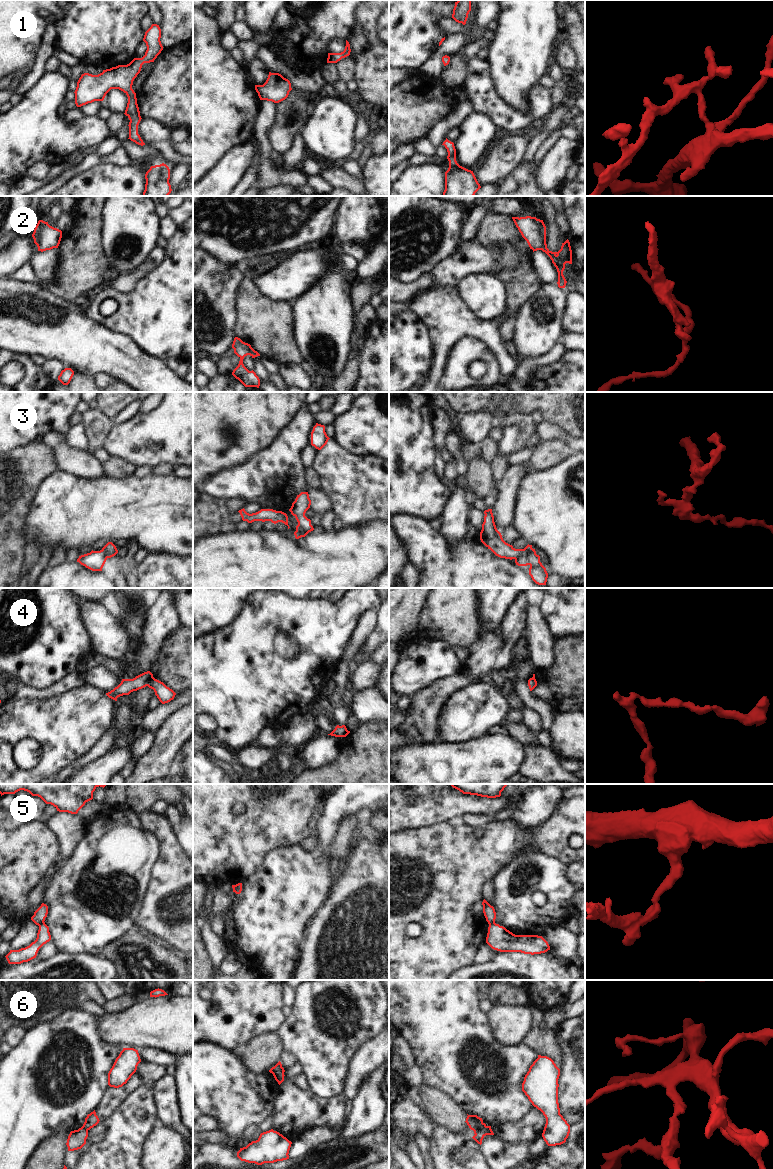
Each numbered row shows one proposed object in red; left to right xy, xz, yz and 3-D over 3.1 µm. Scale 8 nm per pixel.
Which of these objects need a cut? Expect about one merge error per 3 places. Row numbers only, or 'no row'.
3, 5, 6

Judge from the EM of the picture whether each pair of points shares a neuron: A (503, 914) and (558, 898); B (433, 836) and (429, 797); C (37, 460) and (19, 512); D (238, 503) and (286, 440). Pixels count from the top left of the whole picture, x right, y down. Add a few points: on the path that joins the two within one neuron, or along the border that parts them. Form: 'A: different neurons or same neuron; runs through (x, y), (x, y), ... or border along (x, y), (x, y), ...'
A: same neuron; runs through (517, 914), (542, 914), (544, 912)
B: different neurons; border along (446, 821), (440, 824), (409, 829)
C: same neuron; runs through (24, 473), (19, 478), (19, 499)
D: different neurons; border along (222, 501), (228, 498), (243, 498), (248, 503)

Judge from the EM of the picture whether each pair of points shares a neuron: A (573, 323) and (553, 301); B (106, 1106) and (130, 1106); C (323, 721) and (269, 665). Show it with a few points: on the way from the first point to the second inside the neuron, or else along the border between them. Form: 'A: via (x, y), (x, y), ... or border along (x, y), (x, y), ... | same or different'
A: border along (568, 293), (568, 302), (563, 319), (564, 331) | different
B: border along (133, 1089), (117, 1105), (106, 1120) | different
C: border along (315, 701), (309, 712) | different

